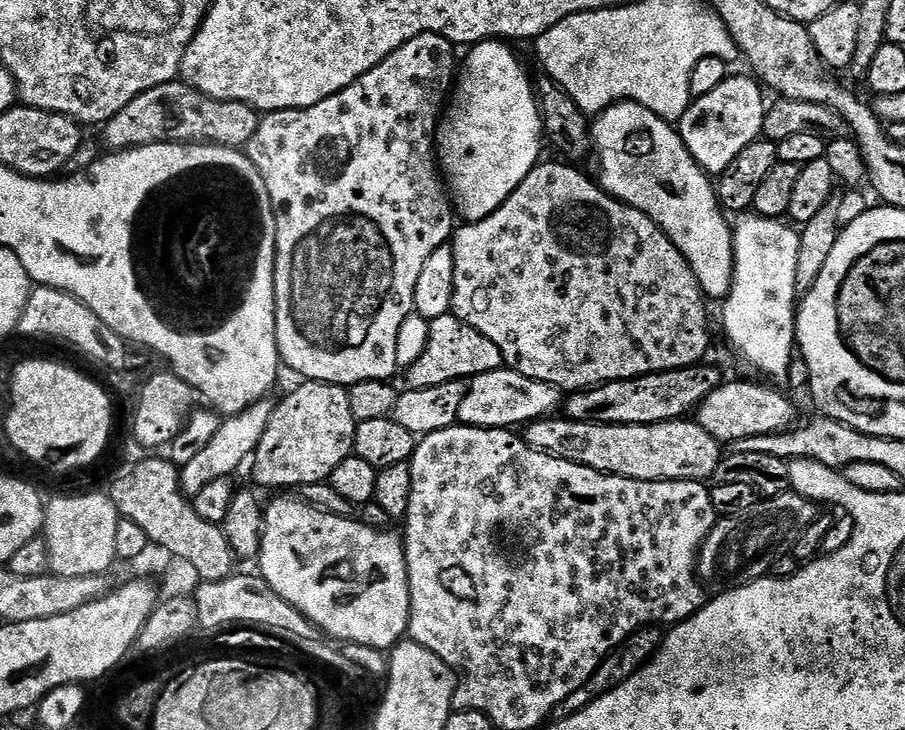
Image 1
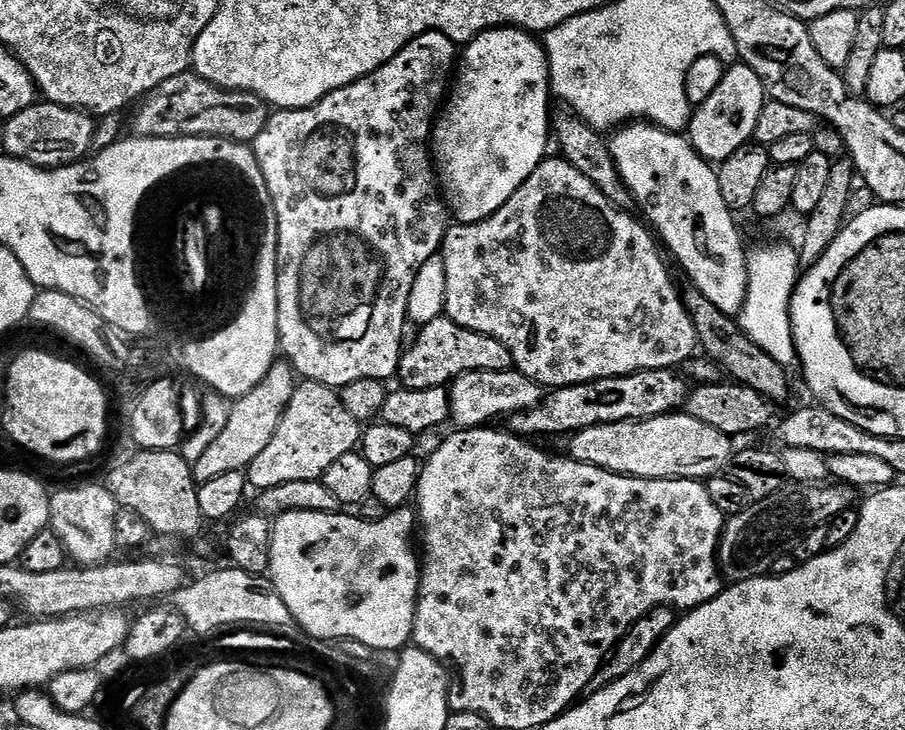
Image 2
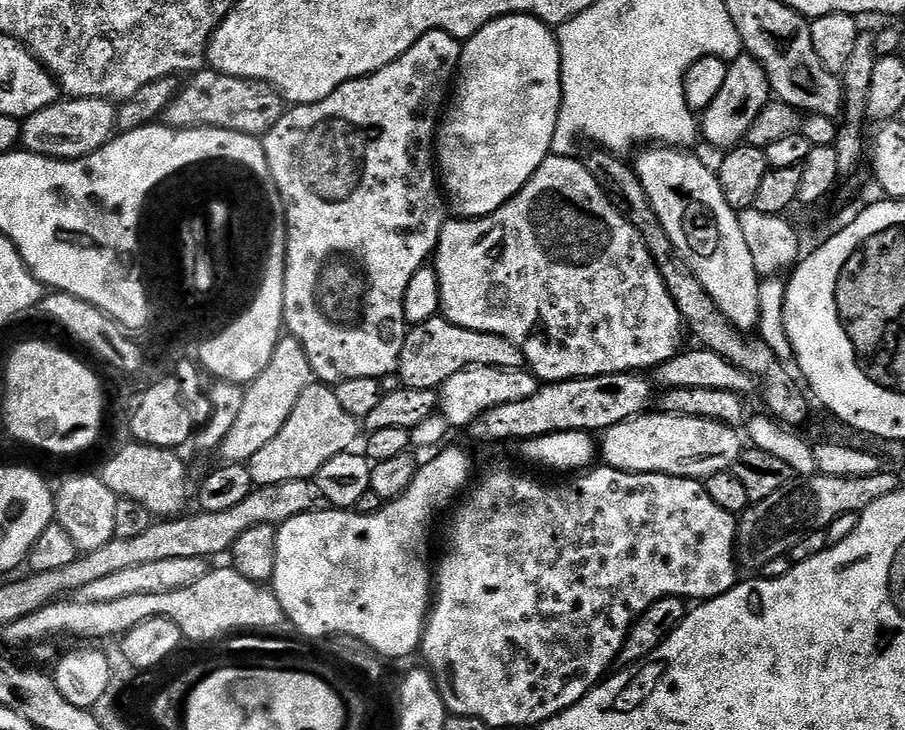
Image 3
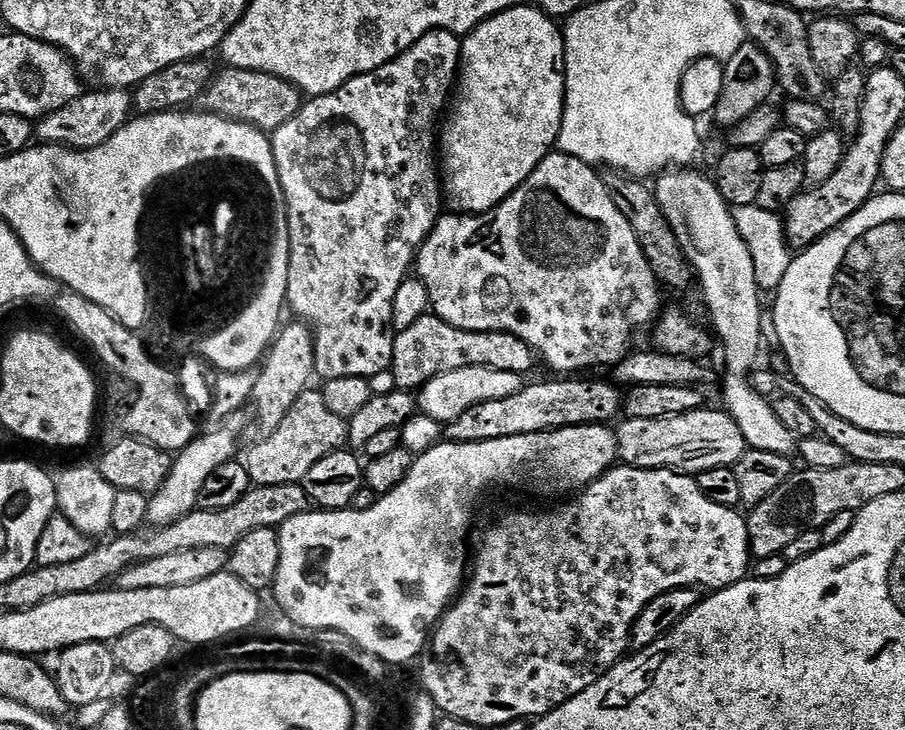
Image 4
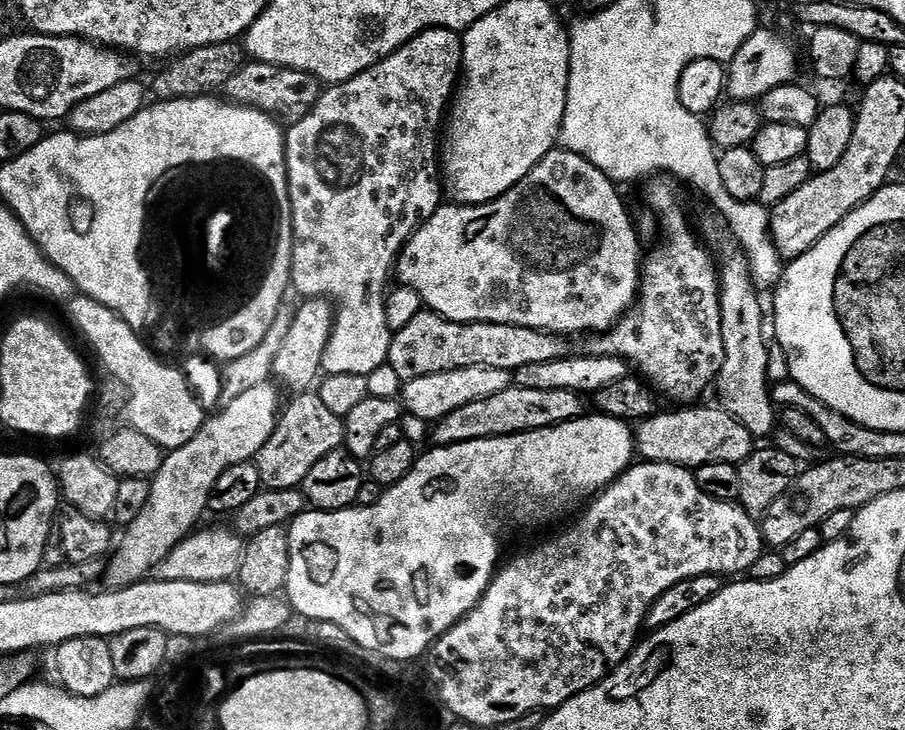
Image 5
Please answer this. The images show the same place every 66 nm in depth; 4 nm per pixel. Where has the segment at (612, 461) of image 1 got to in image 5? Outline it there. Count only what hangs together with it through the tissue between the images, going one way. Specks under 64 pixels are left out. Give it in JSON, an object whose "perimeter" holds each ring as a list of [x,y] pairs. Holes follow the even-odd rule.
{"perimeter":[[[684,406],[679,410],[672,410],[676,412],[667,412],[667,410],[661,411],[659,414],[651,416],[649,420],[639,421],[638,427],[634,432],[634,448],[637,453],[640,452],[645,461],[654,463],[654,464],[679,464],[681,468],[686,468],[689,470],[695,470],[698,466],[703,464],[713,464],[714,462],[722,462],[723,464],[735,464],[739,466],[745,458],[751,454],[754,450],[754,438],[750,434],[750,430],[746,430],[746,426],[742,426],[742,422],[738,422],[731,414],[724,411],[723,408],[719,406],[713,406],[713,408],[696,408],[700,406]]]}

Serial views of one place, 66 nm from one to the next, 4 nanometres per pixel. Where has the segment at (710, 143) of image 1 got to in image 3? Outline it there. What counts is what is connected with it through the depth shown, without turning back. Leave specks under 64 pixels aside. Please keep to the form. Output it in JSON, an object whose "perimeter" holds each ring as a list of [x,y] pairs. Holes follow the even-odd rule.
{"perimeter":[[[742,54],[737,60],[731,61],[725,70],[725,81],[722,88],[718,91],[717,97],[710,102],[707,109],[702,112],[702,136],[709,140],[714,147],[719,150],[727,150],[735,148],[747,137],[750,126],[754,126],[754,118],[758,118],[758,114],[768,105],[770,99],[770,89],[768,79],[766,78],[766,70],[762,70],[762,66],[753,56]]]}

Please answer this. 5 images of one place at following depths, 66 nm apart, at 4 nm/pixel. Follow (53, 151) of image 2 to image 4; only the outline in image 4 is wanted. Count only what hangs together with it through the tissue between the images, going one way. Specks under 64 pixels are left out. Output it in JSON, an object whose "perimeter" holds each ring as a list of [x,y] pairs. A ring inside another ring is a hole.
{"perimeter":[[[100,88],[85,91],[70,106],[54,110],[35,125],[34,136],[45,144],[63,144],[66,148],[93,148],[102,146],[133,115],[133,93],[127,88]]]}

